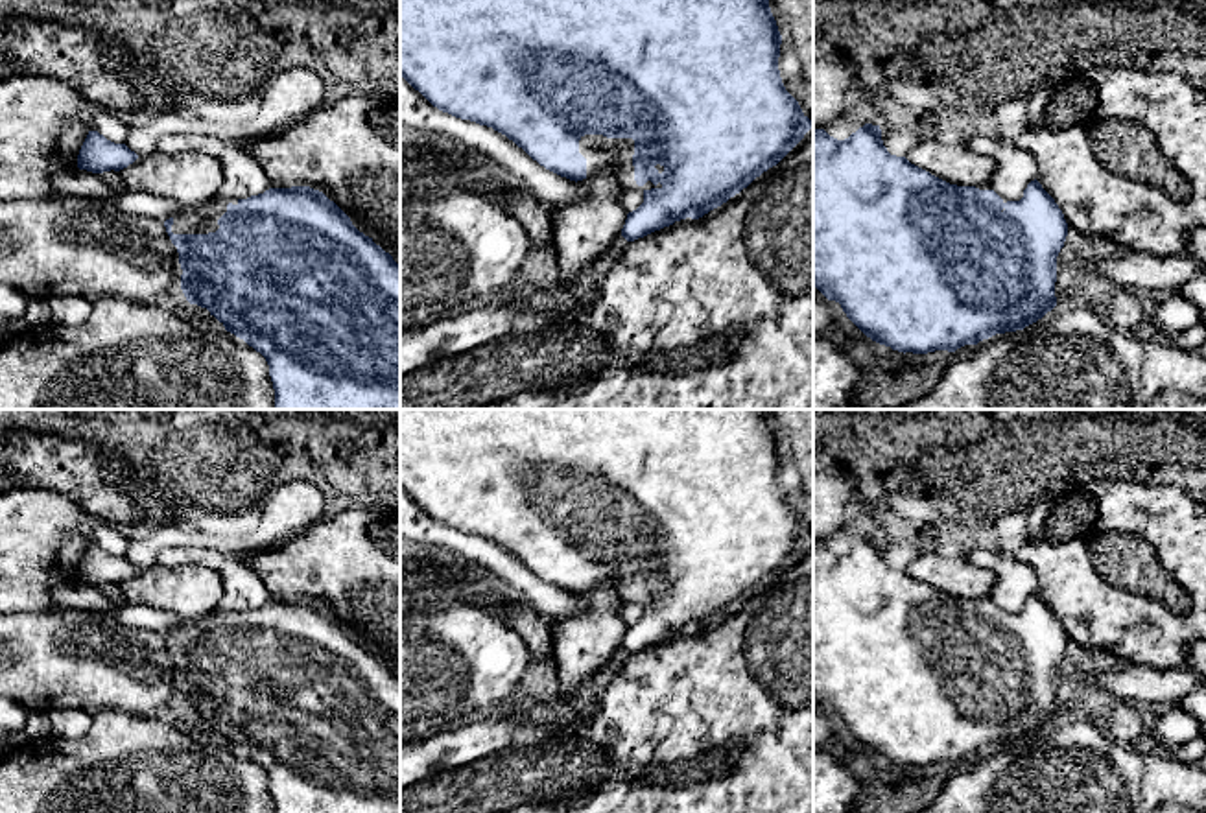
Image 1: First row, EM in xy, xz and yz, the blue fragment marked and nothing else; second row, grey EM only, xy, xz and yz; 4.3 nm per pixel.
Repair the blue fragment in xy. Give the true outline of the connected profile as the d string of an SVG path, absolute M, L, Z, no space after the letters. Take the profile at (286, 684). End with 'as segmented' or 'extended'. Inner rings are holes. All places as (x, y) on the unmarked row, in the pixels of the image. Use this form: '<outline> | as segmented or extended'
M310 599L269 601L247 612L212 610L199 621L183 621L164 634L175 671L181 677L181 702L190 717L207 721L227 745L260 765L275 802L275 813L400 813L400 677L372 651L360 645L350 630L323 605Z | extended

